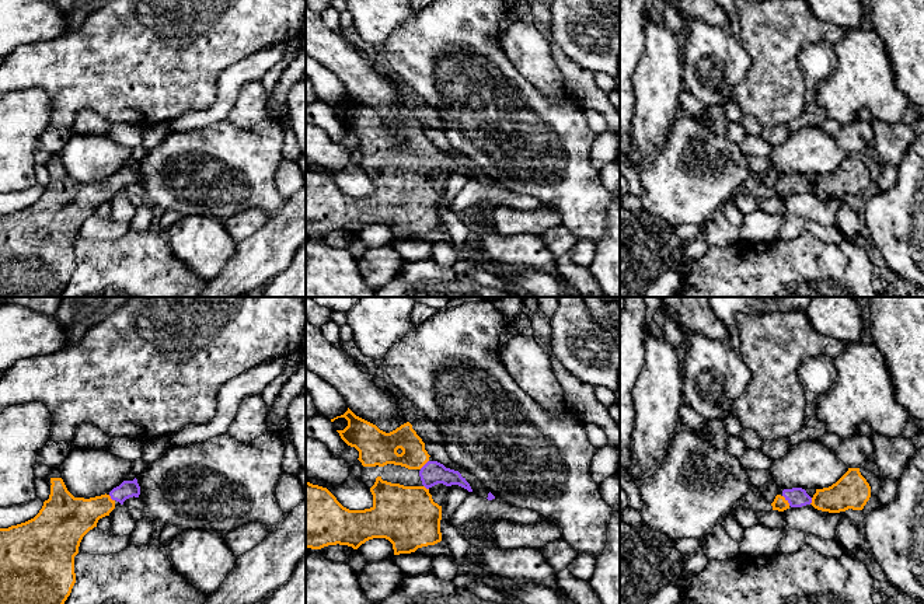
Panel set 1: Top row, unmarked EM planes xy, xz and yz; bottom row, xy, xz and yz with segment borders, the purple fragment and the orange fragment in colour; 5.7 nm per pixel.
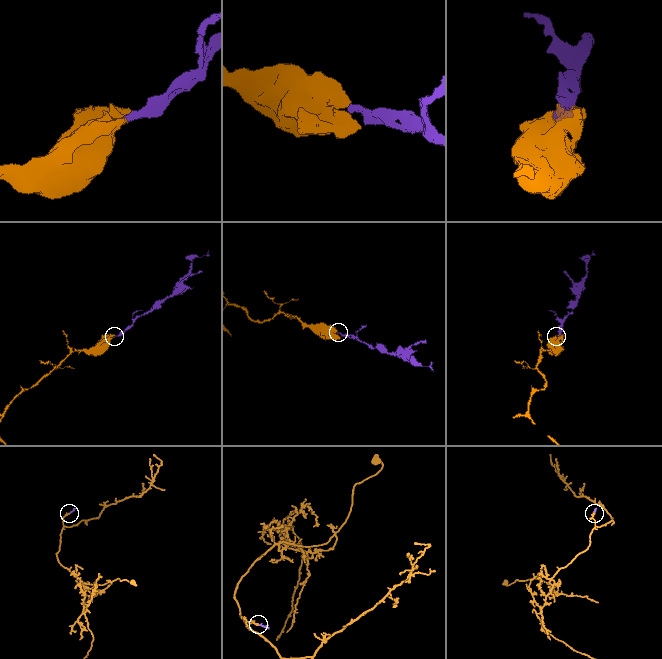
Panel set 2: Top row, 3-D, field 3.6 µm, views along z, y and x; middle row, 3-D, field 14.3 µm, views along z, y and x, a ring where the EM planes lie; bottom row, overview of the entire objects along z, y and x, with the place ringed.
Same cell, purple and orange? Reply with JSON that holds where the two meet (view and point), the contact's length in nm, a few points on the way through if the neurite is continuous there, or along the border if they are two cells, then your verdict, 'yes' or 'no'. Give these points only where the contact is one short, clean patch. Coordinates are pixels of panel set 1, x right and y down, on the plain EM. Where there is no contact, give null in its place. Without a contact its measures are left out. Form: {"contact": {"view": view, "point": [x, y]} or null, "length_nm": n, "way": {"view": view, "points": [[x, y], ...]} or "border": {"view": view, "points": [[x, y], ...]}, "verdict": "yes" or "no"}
{"contact": {"view": "yz", "point": [785, 185]}, "length_nm": 80, "way": {"view": "yz", "points": [[797, 182], [785, 185], [780, 189]]}, "verdict": "yes"}

